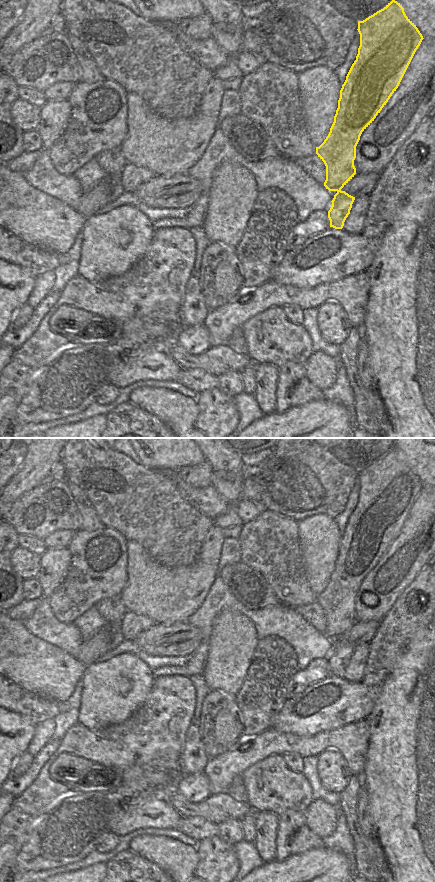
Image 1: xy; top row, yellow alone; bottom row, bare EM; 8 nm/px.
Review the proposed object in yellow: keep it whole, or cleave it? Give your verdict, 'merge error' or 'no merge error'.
merge error

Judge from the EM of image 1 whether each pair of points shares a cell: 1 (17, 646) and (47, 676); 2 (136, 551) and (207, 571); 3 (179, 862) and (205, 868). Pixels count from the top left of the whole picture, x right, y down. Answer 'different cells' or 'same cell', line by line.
1: same cell
2: same cell
3: different cells

